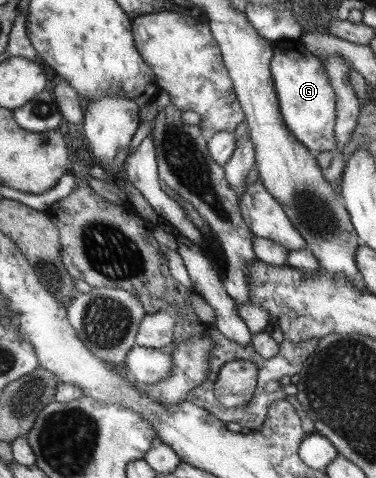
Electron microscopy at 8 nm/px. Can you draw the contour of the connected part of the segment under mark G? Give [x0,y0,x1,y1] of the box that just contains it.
[270,39,337,154]

